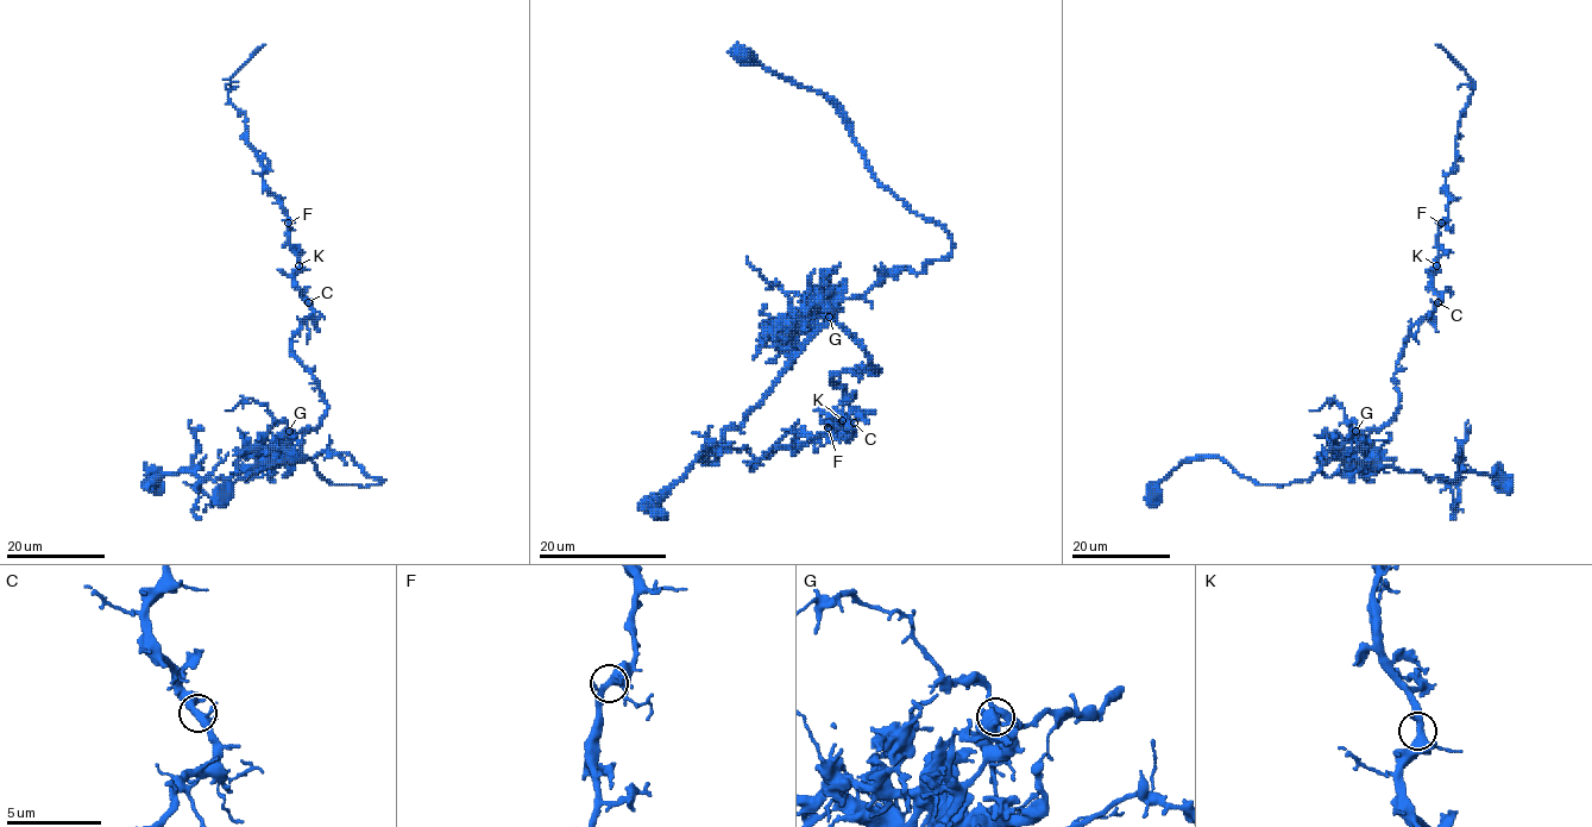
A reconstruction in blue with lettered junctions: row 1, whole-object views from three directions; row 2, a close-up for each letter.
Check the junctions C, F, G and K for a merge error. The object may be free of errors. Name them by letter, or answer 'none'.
G

